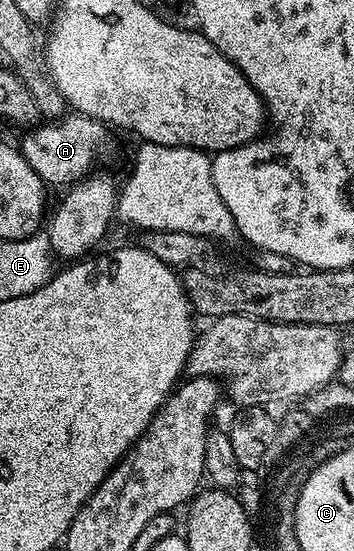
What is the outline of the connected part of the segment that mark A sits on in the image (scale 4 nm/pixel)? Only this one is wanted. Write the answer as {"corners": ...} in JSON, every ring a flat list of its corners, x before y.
{"corners":[[72,113,61,118,59,123,60,127,44,125,48,127,42,127,34,132,25,141,23,150,26,152,28,163,45,184,72,185,88,179,93,174,92,166,95,165,96,159,106,158,115,149,116,143,112,140,113,132,105,124,98,119,89,119,87,115]]}

